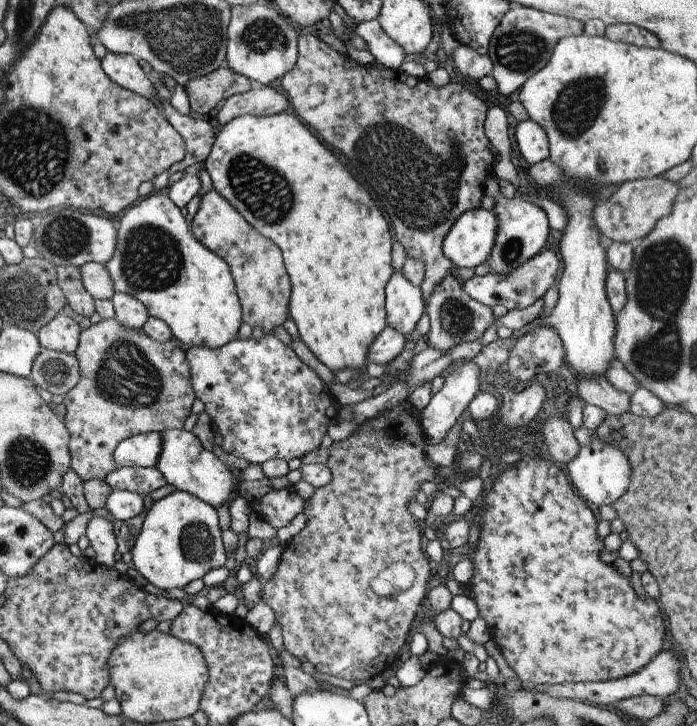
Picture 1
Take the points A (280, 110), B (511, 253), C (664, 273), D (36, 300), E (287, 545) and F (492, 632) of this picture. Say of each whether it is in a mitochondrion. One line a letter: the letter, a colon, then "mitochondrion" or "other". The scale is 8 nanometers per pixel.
A: other
B: mitochondrion
C: mitochondrion
D: mitochondrion
E: other
F: other

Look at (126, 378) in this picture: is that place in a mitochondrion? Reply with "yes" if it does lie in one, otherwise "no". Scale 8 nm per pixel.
yes

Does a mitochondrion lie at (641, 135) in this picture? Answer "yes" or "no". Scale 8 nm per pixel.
no

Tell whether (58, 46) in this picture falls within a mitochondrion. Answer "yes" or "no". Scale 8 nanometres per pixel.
no

